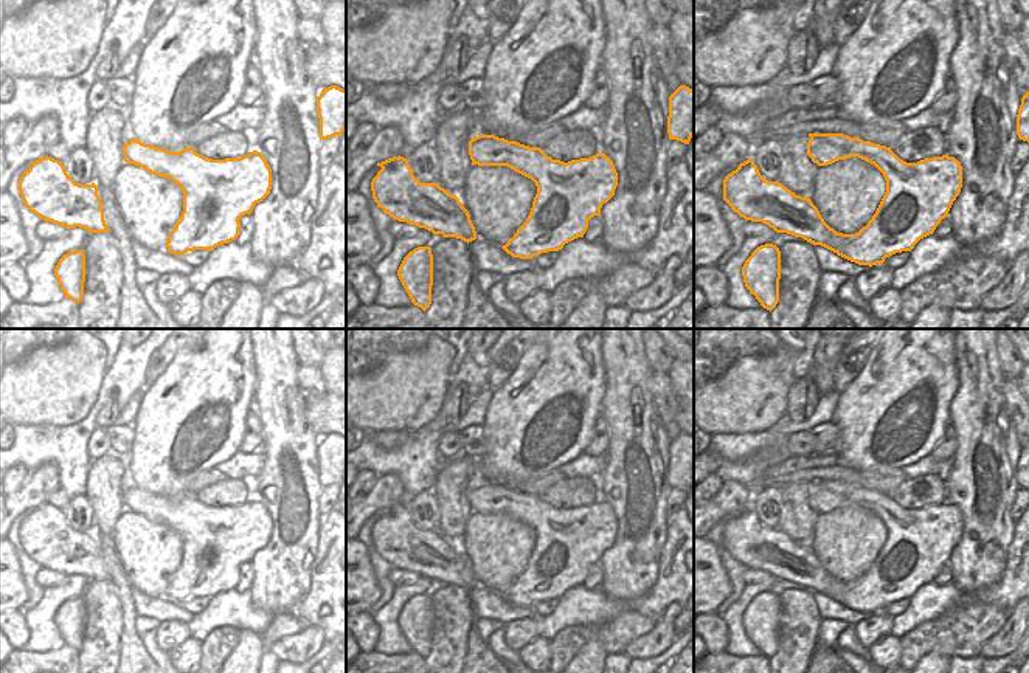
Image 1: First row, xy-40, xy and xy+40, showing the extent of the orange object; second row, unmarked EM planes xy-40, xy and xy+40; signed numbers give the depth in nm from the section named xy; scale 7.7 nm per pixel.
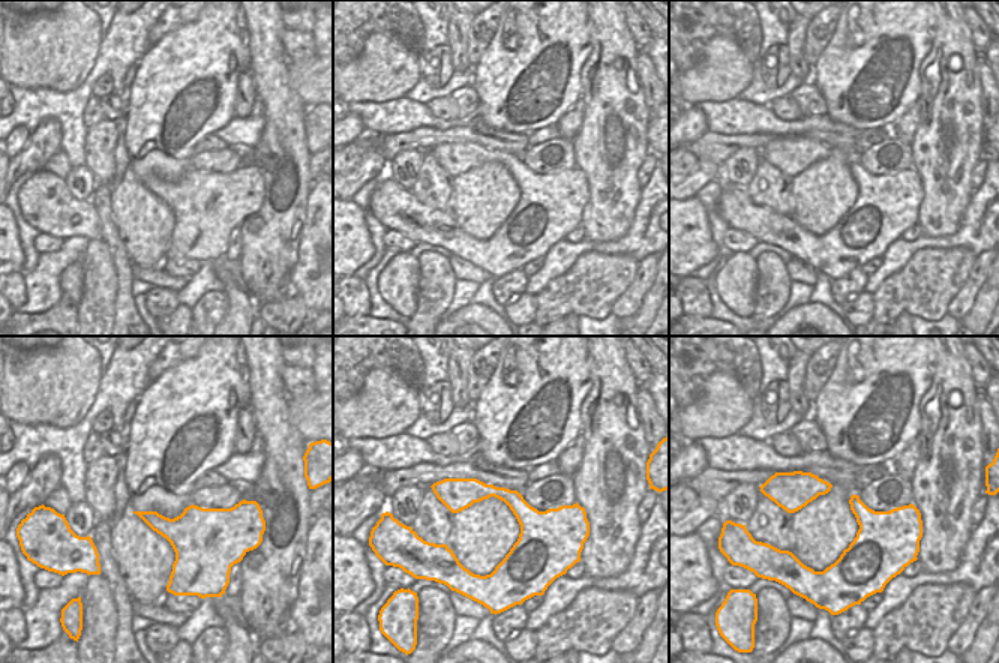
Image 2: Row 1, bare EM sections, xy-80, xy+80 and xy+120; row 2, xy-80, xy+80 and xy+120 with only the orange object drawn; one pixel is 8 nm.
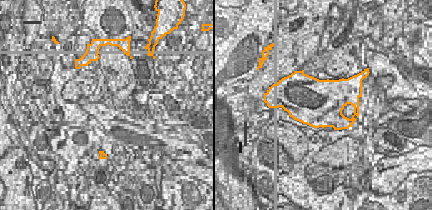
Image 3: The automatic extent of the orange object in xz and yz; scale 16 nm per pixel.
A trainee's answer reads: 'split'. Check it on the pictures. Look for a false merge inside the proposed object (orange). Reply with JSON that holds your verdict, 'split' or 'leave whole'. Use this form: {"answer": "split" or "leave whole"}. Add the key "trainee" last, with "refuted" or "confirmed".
{"answer": "leave whole", "trainee": "refuted"}

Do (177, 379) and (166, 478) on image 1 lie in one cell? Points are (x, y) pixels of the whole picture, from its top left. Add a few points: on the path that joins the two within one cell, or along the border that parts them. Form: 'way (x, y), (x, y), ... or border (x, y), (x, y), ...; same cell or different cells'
way (180, 403), (180, 422), (168, 453); same cell

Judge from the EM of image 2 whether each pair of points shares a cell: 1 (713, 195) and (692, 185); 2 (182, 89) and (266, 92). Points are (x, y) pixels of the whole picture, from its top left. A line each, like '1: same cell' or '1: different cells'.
1: different cells
2: different cells

